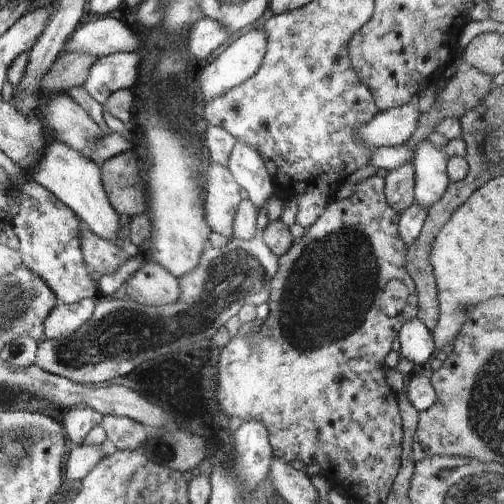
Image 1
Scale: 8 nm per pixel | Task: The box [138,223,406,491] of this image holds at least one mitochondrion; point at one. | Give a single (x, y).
(160, 449)

